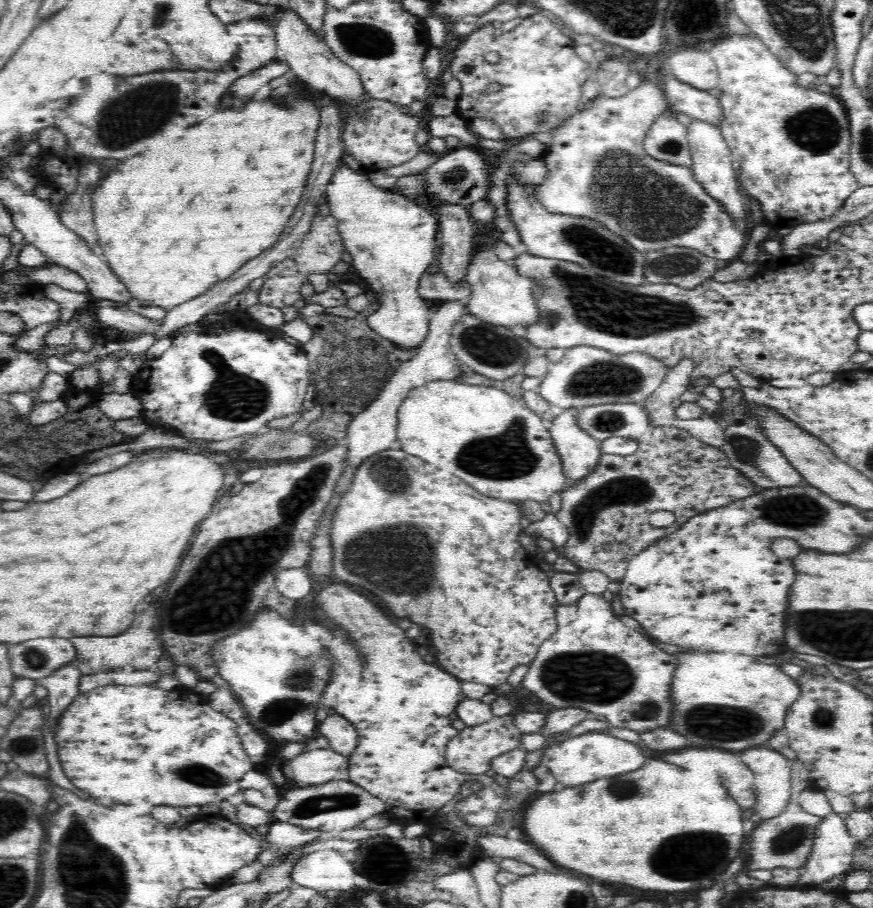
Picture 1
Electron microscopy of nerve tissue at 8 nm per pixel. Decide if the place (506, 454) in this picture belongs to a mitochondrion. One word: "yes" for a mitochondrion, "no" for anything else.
yes

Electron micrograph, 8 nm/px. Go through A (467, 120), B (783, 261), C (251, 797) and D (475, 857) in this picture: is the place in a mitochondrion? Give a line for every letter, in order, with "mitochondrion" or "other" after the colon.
A: other
B: other
C: other
D: other

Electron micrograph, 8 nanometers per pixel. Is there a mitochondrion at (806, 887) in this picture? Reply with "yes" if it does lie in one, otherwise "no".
no

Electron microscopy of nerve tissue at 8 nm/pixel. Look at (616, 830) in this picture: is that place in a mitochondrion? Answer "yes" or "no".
no

